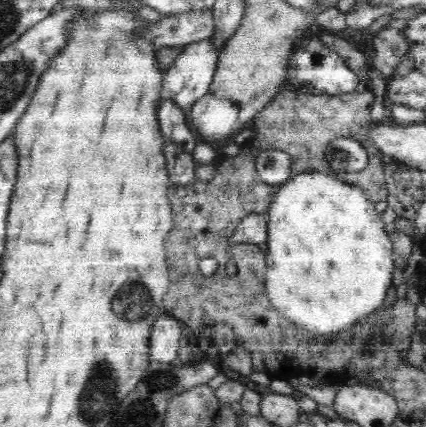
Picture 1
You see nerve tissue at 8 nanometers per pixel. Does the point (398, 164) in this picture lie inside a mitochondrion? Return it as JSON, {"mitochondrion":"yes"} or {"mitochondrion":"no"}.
{"mitochondrion":"no"}

